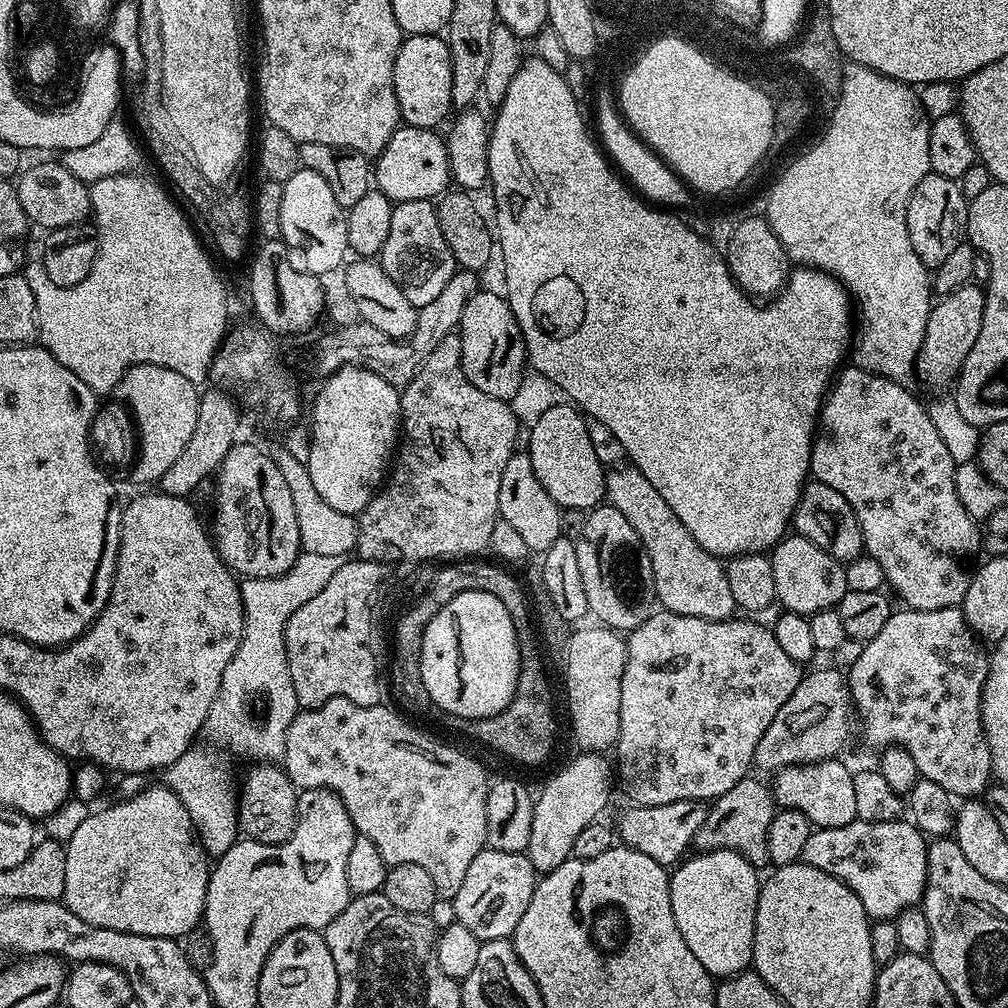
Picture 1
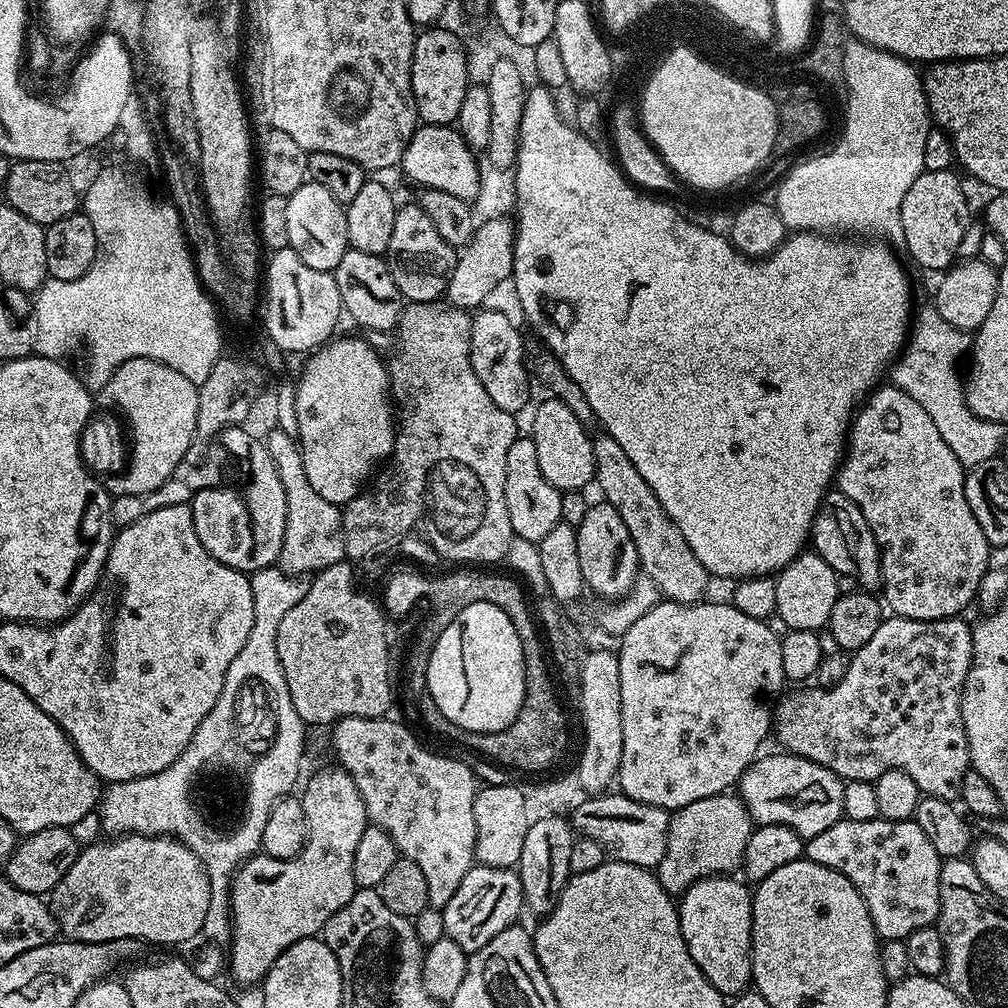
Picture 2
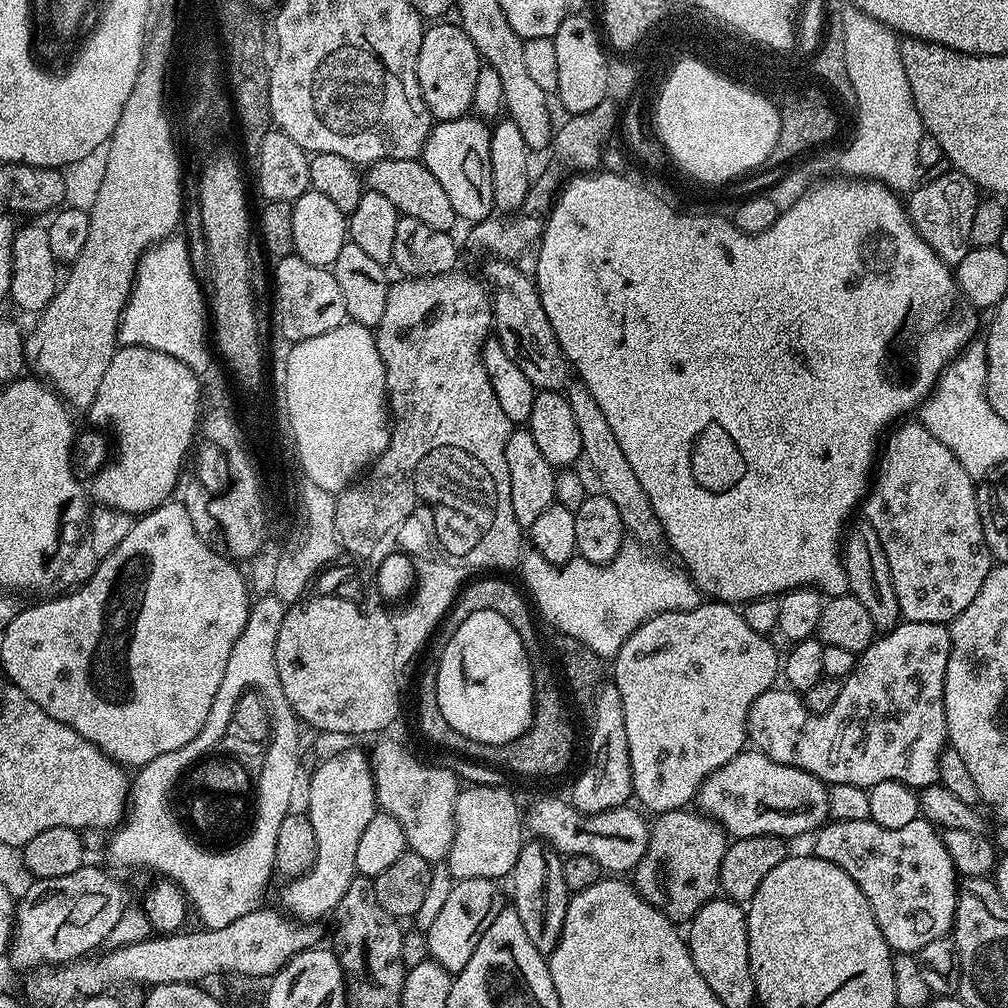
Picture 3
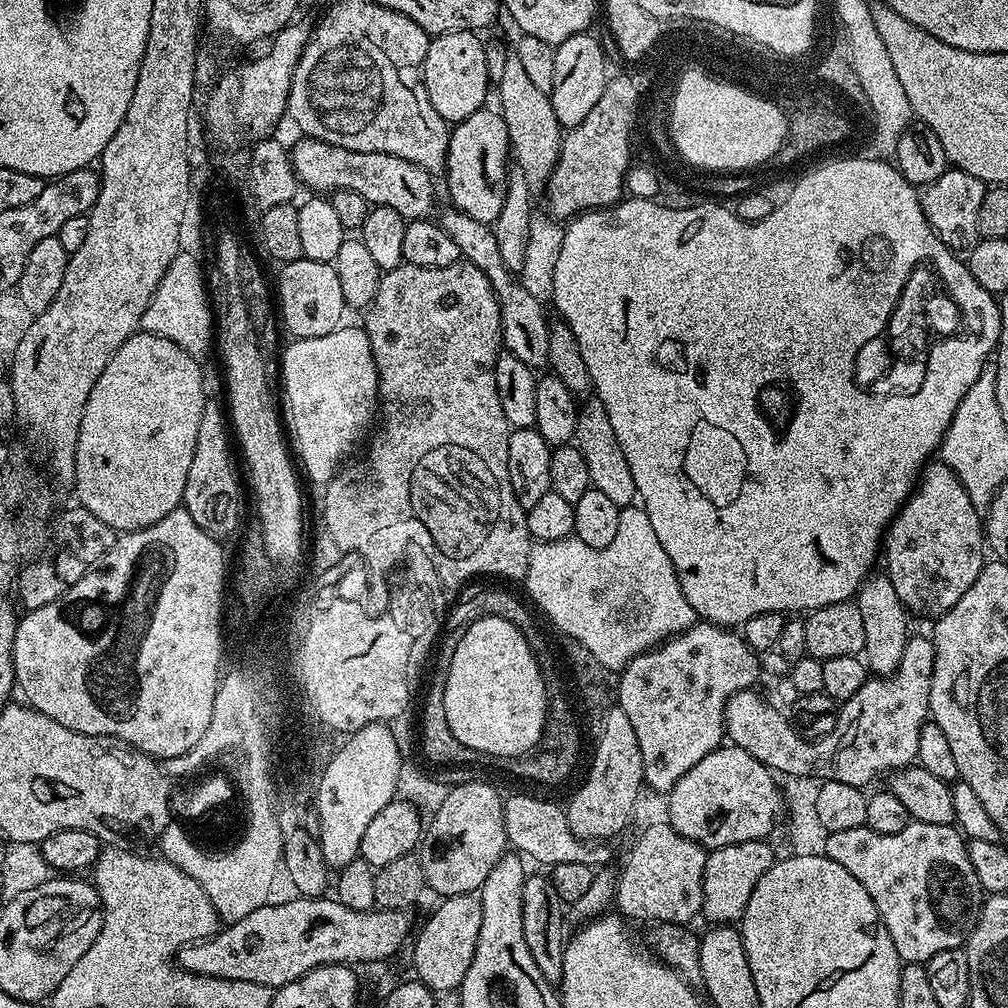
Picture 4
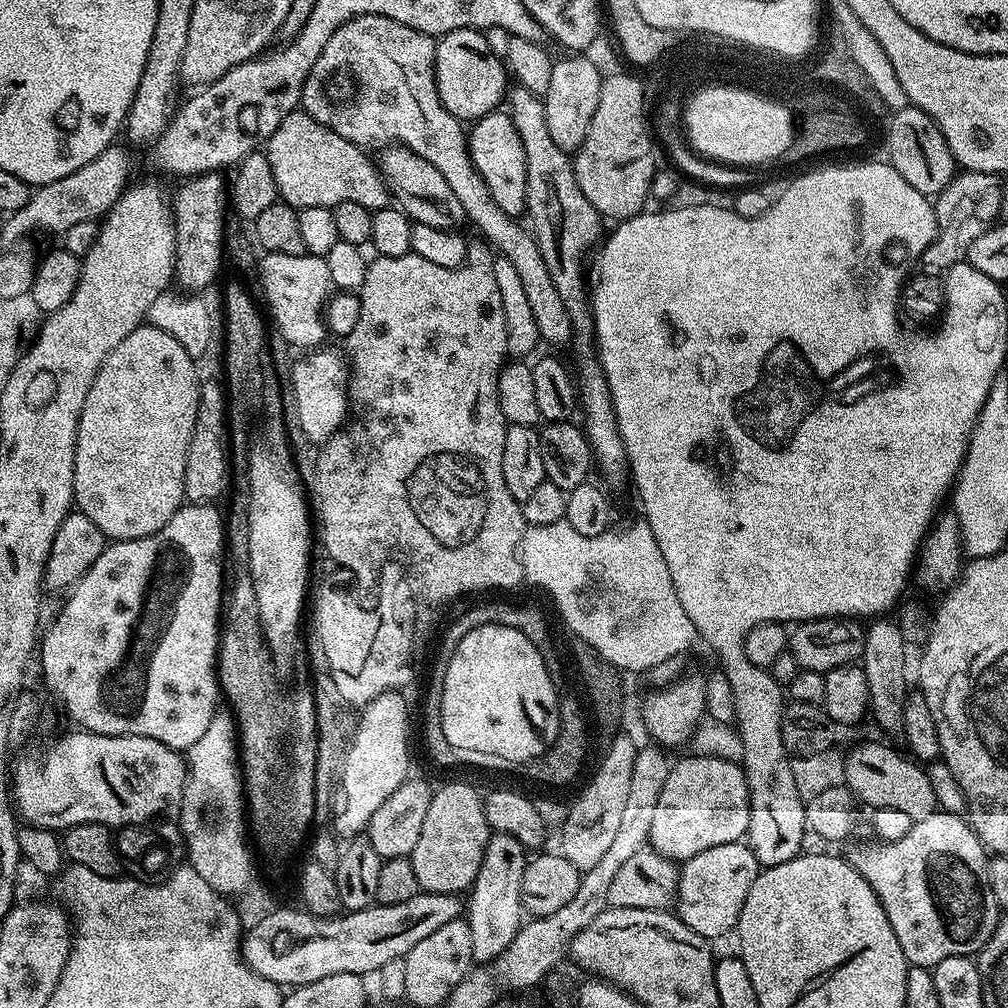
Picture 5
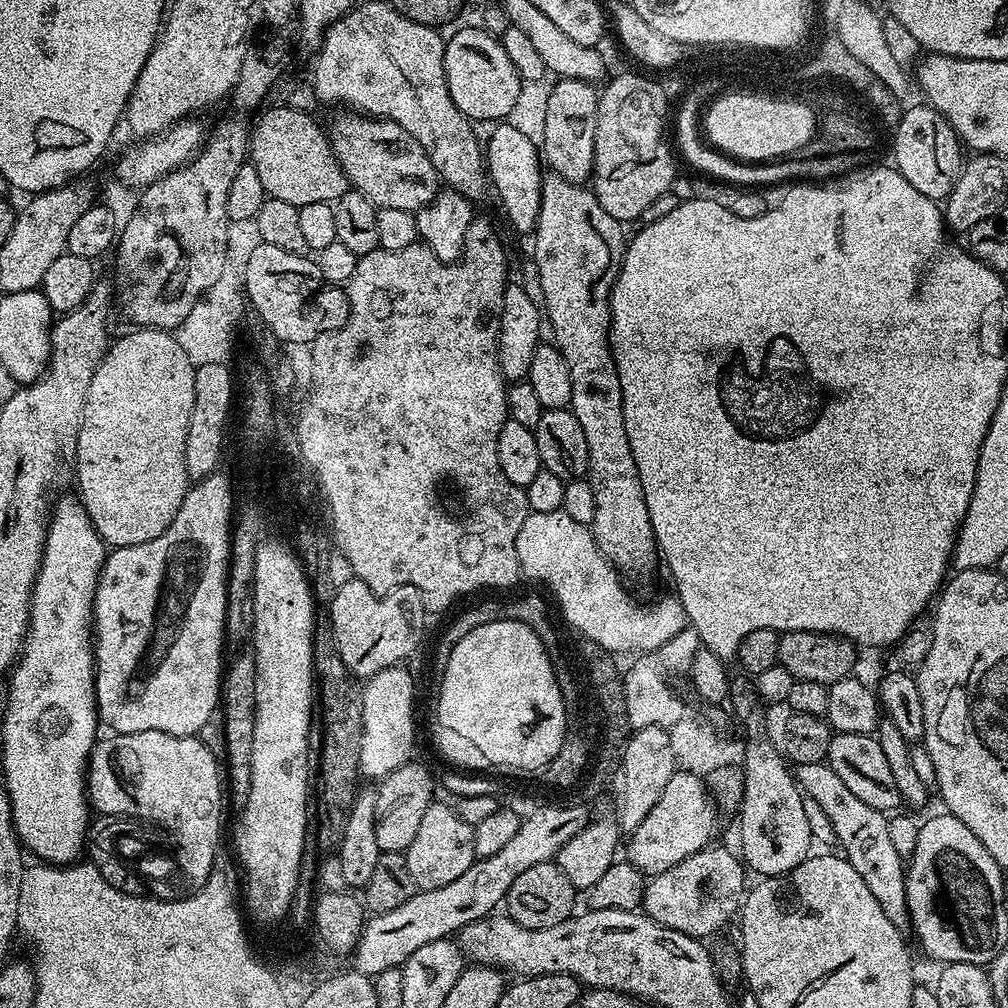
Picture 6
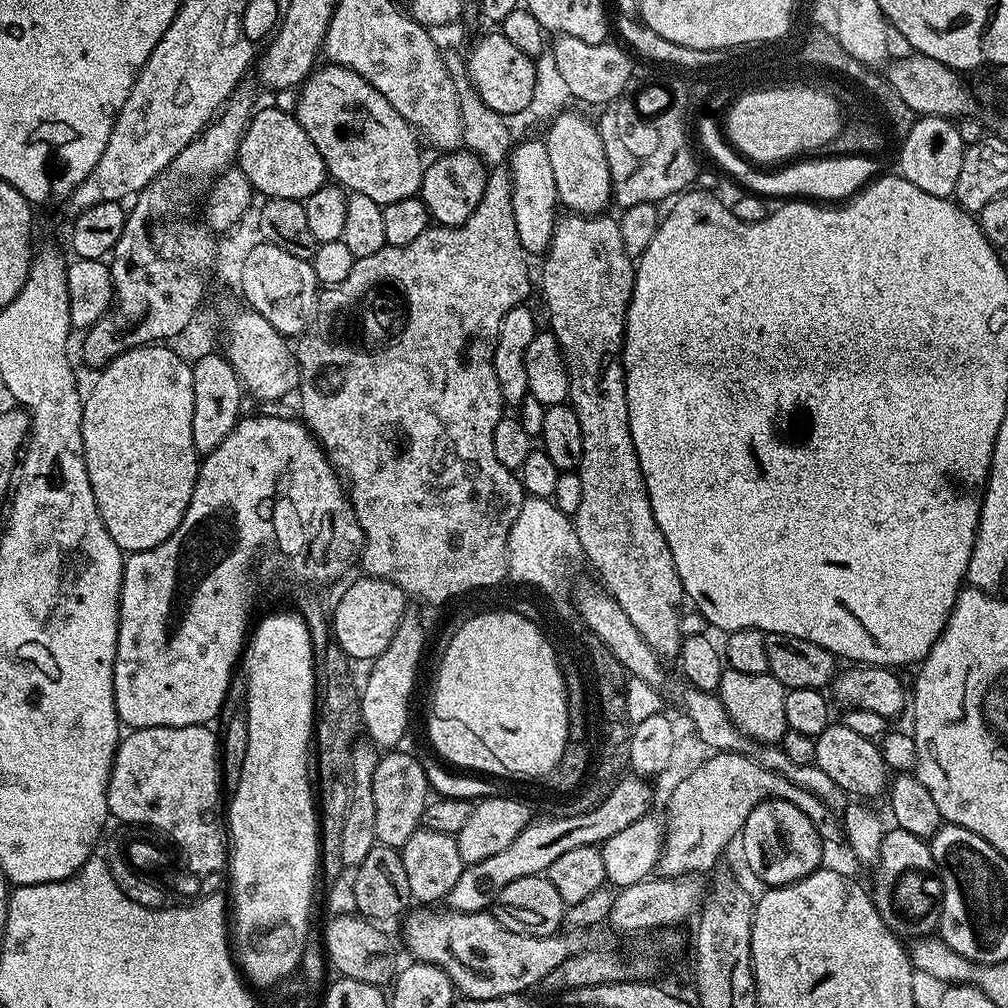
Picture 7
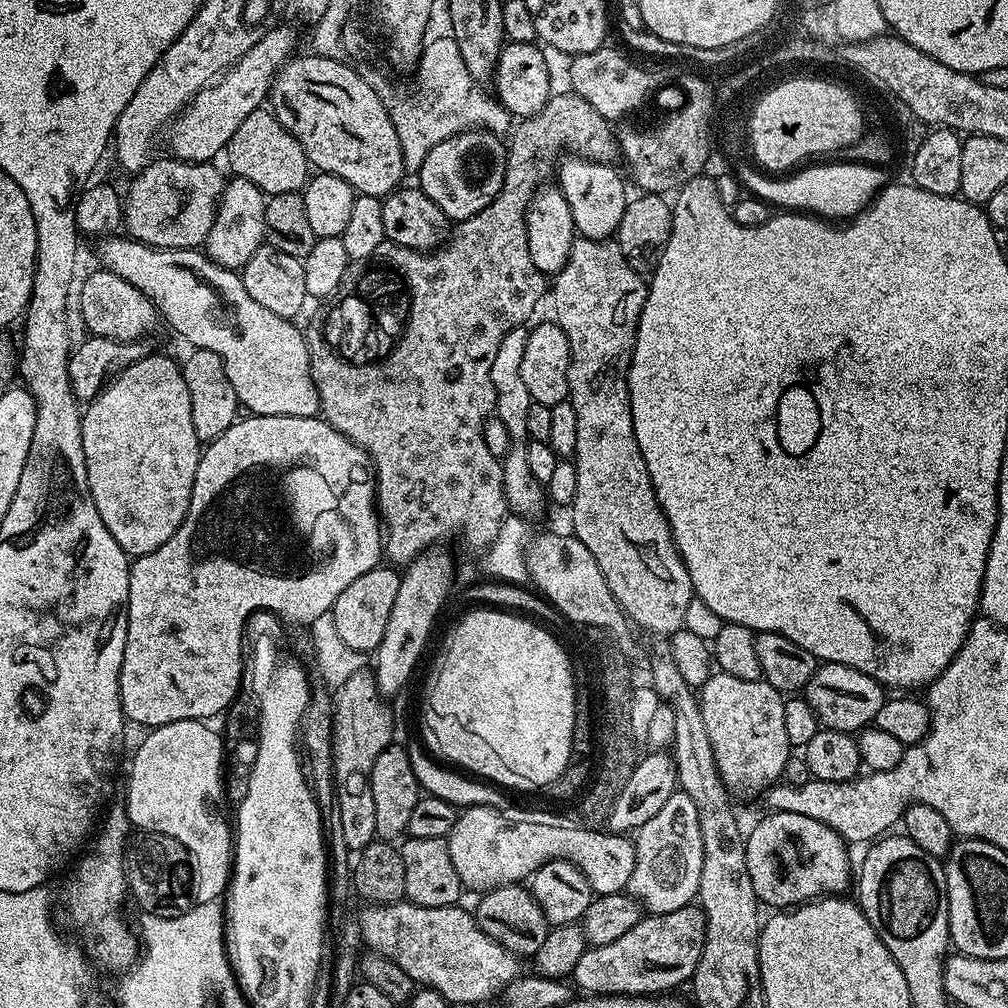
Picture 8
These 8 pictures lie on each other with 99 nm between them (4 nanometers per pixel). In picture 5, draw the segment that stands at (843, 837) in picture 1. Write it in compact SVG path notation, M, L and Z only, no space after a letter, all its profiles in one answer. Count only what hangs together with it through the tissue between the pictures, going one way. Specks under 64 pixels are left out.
M935 810L929 817L912 823L910 834L906 834L906 838L898 838L898 842L893 844L871 843L854 845L849 852L846 852L846 859L848 863L854 866L854 870L858 870L858 874L862 874L862 878L866 878L866 882L876 891L876 897L879 898L886 910L886 918L890 918L890 926L894 926L894 935L898 937L898 946L902 946L902 954L906 957L911 967L931 970L936 967L938 962L942 962L942 958L950 958L951 956L975 957L984 949L986 942L990 942L990 938L998 926L1002 910L998 906L998 902L994 902L994 890L990 890L990 878L988 877L989 853L986 851L982 841L977 838L972 825L968 823L964 816L955 816L949 812Z

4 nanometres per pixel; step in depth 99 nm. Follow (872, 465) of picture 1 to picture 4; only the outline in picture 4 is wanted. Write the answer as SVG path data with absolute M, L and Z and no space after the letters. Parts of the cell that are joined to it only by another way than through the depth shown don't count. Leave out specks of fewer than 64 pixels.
M932 462L921 472L911 496L896 513L882 541L882 560L888 563L886 574L894 582L898 598L902 598L909 613L939 618L944 616L974 586L978 574L983 570L986 557L986 533L981 509L970 502L970 494L954 474L954 470L943 462Z

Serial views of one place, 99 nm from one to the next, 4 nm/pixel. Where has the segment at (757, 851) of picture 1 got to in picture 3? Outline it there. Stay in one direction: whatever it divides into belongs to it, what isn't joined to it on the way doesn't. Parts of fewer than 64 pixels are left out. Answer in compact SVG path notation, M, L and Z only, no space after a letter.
M688 808L659 813L650 829L649 845L634 869L634 887L646 902L662 909L673 924L687 925L697 910L720 892L720 871L730 837L712 817Z

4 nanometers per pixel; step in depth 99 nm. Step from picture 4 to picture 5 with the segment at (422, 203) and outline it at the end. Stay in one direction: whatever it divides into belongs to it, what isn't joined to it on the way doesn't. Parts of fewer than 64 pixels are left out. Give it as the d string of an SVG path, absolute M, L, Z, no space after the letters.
M297 110L282 118L282 126L270 134L266 145L266 155L270 162L270 170L274 173L274 182L279 199L297 210L310 206L336 208L342 202L358 202L358 206L370 209L387 208L390 204L390 189L383 174L375 163L368 161L363 147L352 144L342 134L334 134L322 122L318 122L309 112Z

